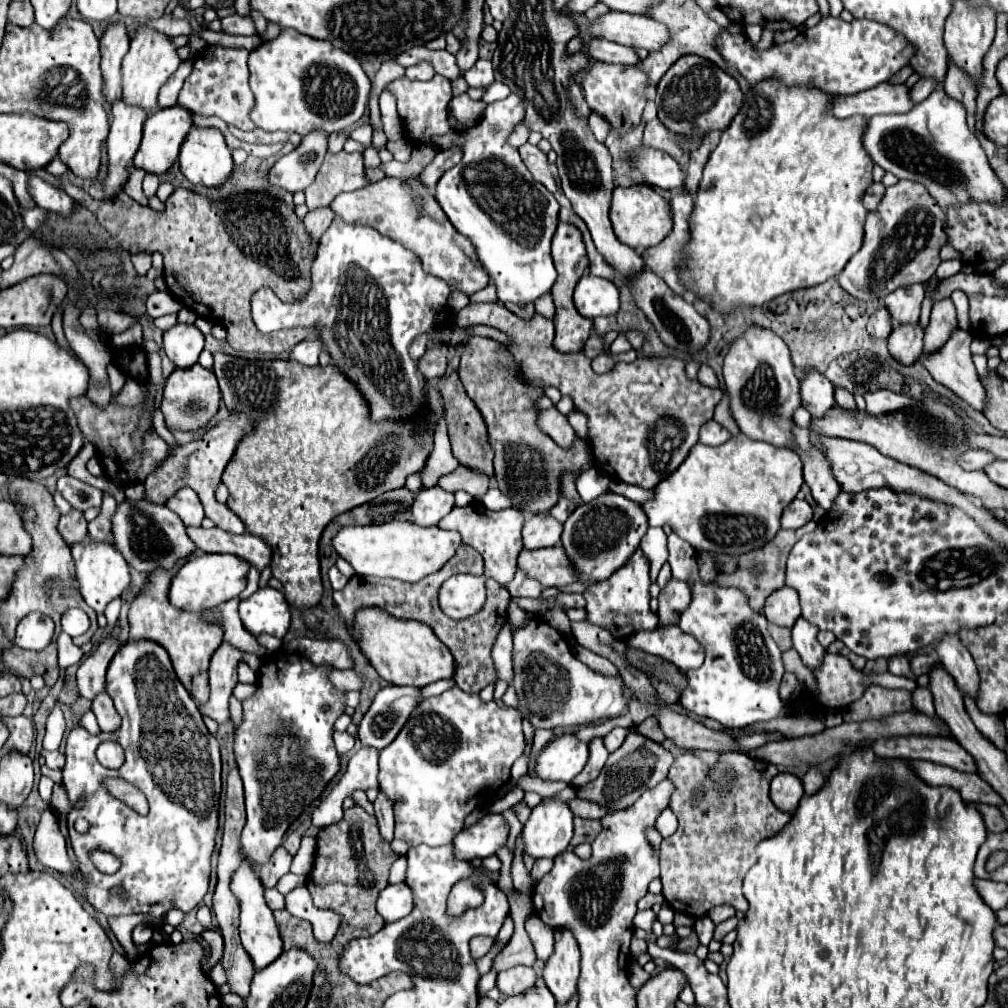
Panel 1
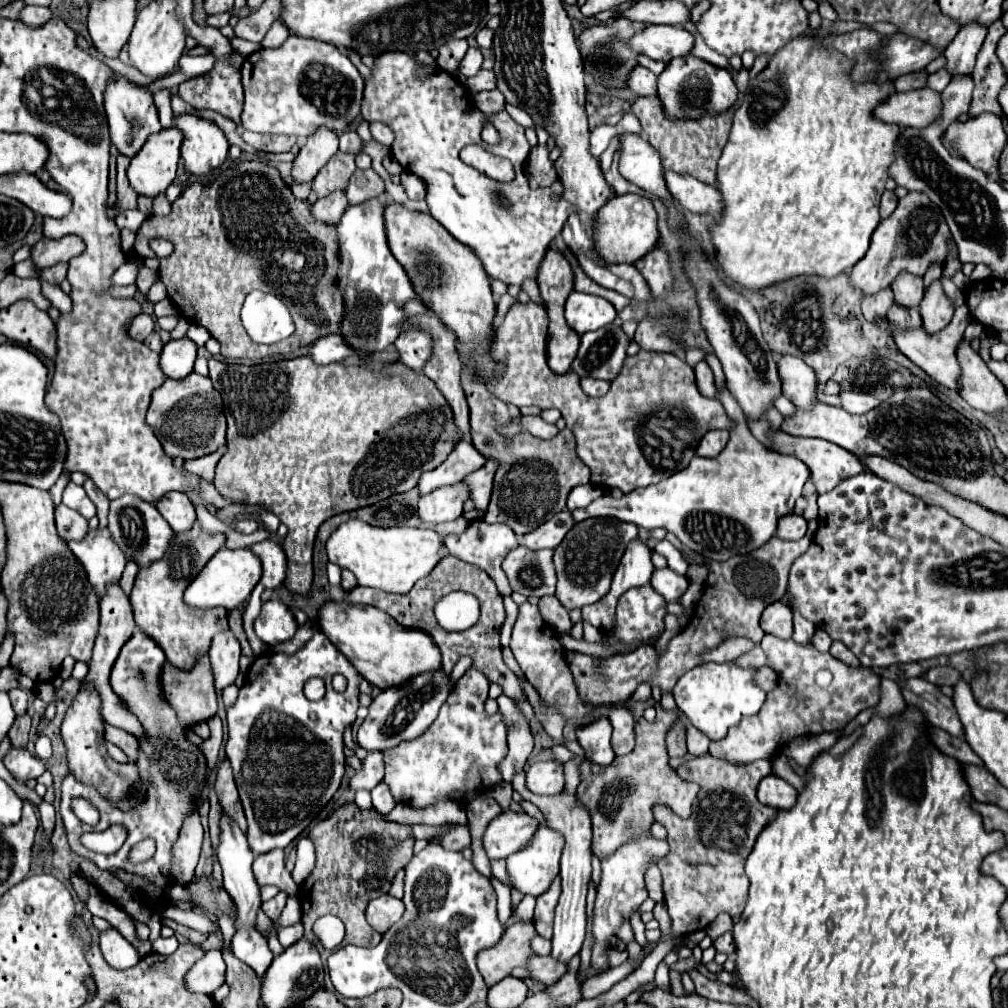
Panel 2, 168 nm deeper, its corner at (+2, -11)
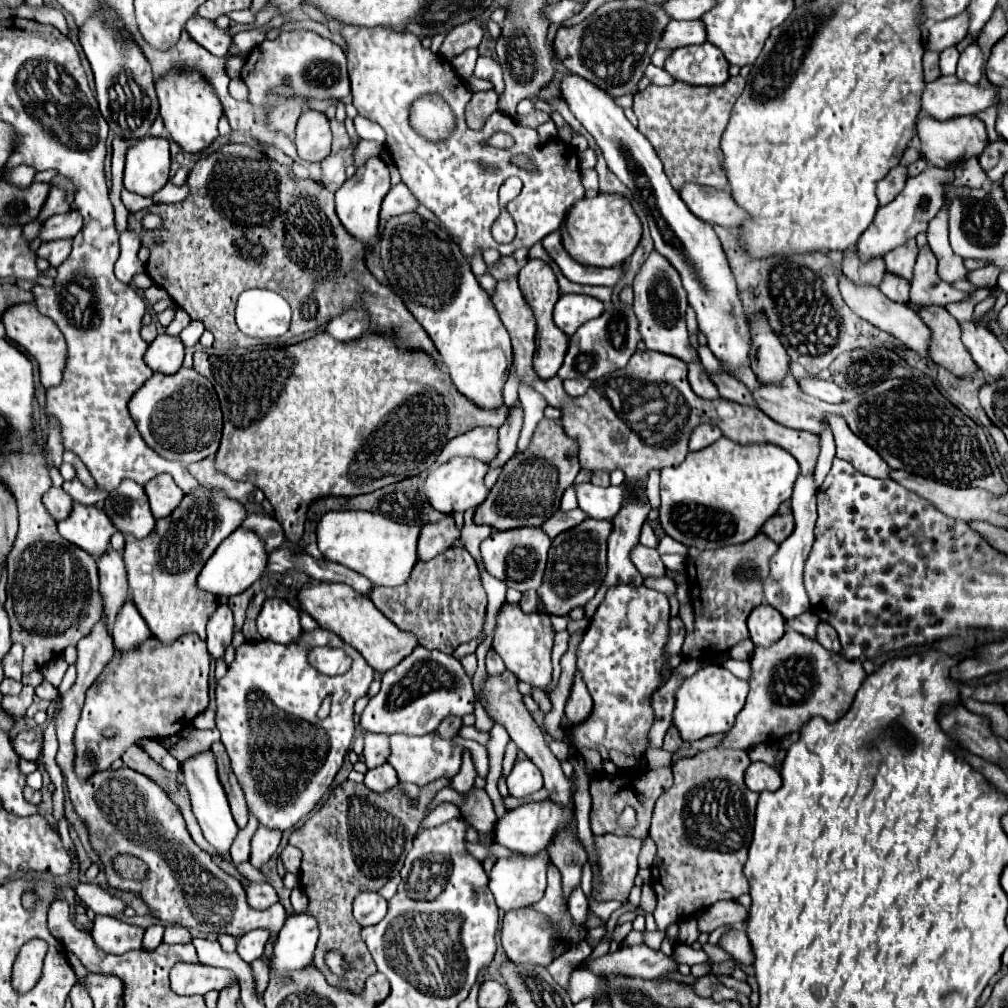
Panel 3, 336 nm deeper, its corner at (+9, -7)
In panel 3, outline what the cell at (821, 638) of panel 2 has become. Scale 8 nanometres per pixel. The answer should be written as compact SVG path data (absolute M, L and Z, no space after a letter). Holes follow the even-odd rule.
M812 611L798 615L796 619L792 619L792 623L788 623L788 627L792 627L794 631L802 633L808 639L816 639L816 627L818 627L820 619L816 619L816 615L812 615Z

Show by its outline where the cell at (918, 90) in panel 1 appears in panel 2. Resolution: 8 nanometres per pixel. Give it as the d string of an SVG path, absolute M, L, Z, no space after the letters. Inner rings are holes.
M939 69L937 73L929 75L927 87L935 89L935 91L943 91L943 89L949 85L949 81L951 81L951 75L947 75L947 69Z

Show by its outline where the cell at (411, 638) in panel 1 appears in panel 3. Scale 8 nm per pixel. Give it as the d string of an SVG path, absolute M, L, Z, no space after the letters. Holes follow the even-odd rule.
M314 581L300 591L298 599L300 599L300 607L322 629L328 629L336 633L340 639L344 639L344 643L354 647L366 659L366 663L378 673L386 673L388 669L396 667L404 657L408 657L418 647L418 639L414 633L394 627L394 623L390 623L388 617L378 611L378 607L368 599L368 595L356 593L344 583L332 585L332 583Z

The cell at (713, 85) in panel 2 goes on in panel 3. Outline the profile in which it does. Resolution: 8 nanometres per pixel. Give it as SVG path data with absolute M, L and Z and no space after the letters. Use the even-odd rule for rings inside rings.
M710 43L674 49L664 63L664 69L676 81L694 87L720 87L730 77L728 67L730 63ZM698 47L702 47L702 57L696 57Z

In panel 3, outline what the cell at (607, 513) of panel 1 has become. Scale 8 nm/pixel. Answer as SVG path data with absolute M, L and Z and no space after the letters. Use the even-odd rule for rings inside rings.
M588 517L572 531L560 533L556 539L552 539L544 583L538 589L544 613L568 615L574 607L582 607L594 597L596 589L602 585L606 577L606 547L612 529L612 521Z

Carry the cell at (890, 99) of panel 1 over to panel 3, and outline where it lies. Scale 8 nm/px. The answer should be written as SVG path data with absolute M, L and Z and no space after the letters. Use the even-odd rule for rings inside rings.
M954 75L926 83L922 91L922 115L948 121L962 115L976 115L990 105L998 105L996 93L978 85L968 85Z

